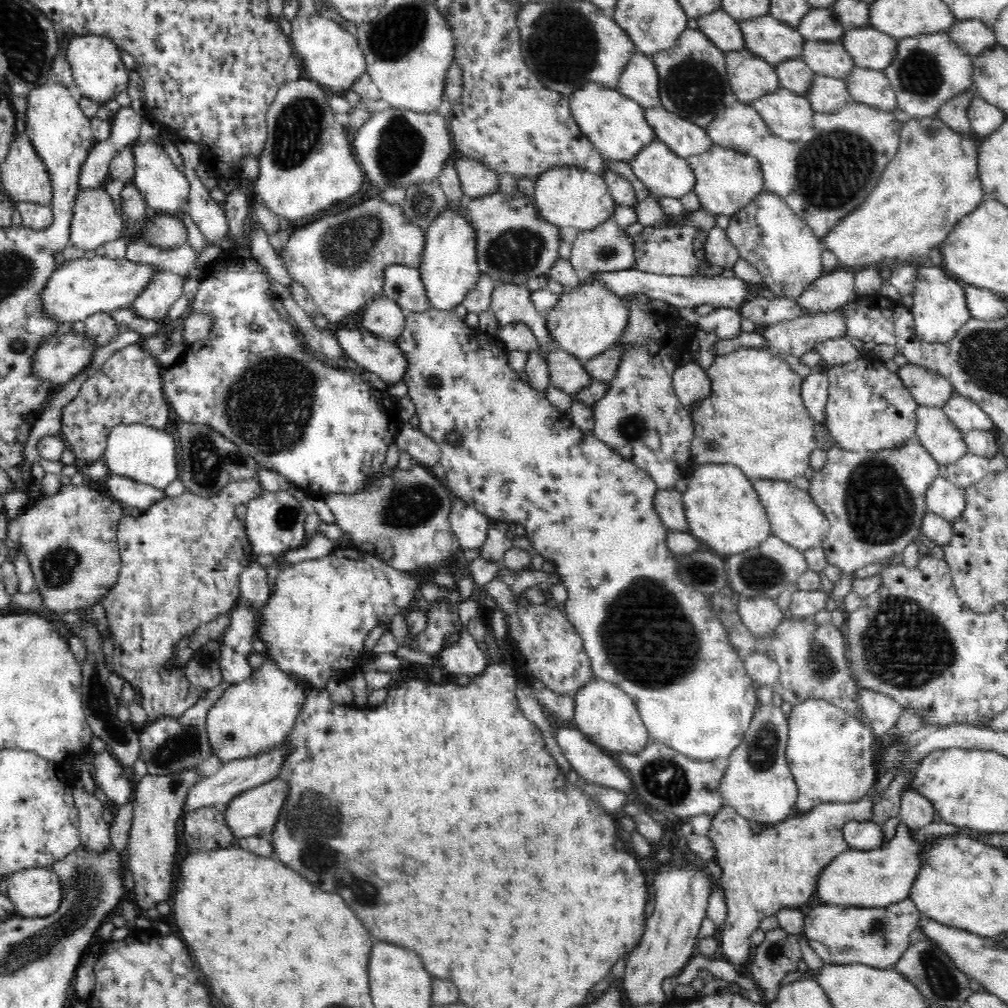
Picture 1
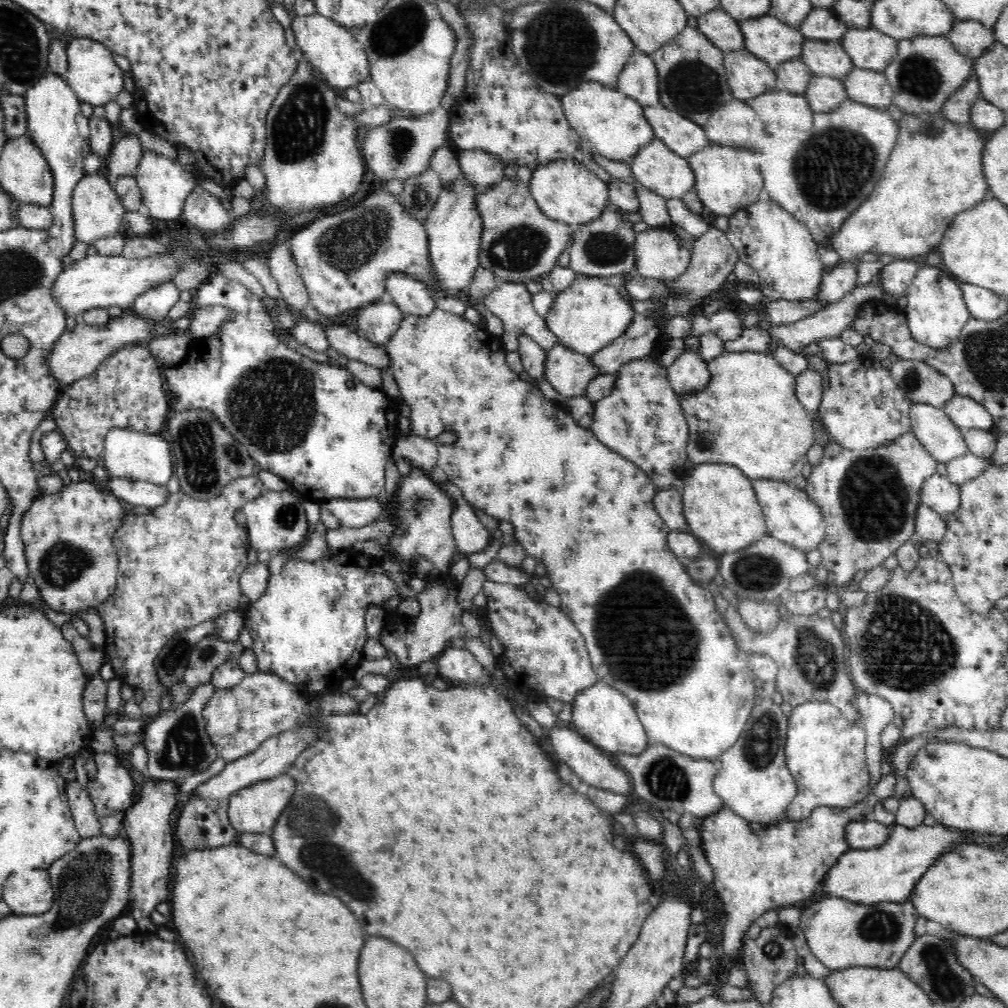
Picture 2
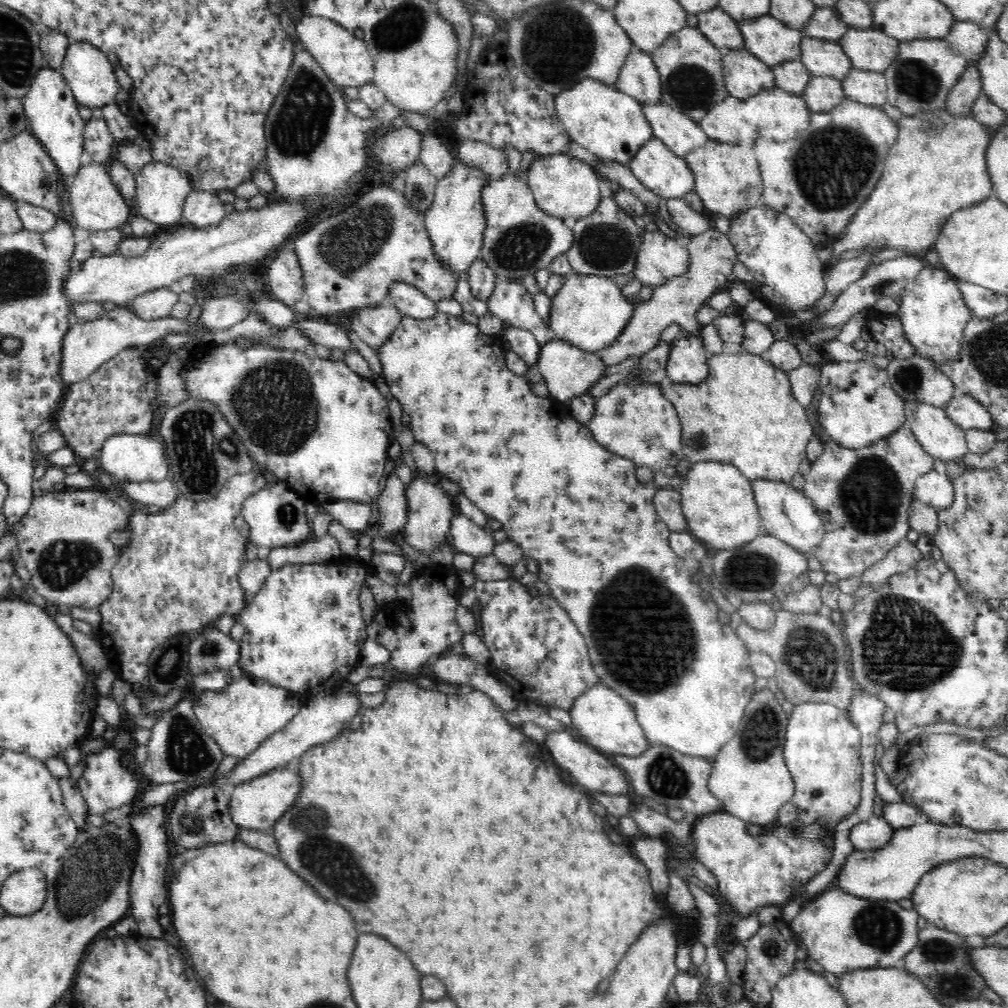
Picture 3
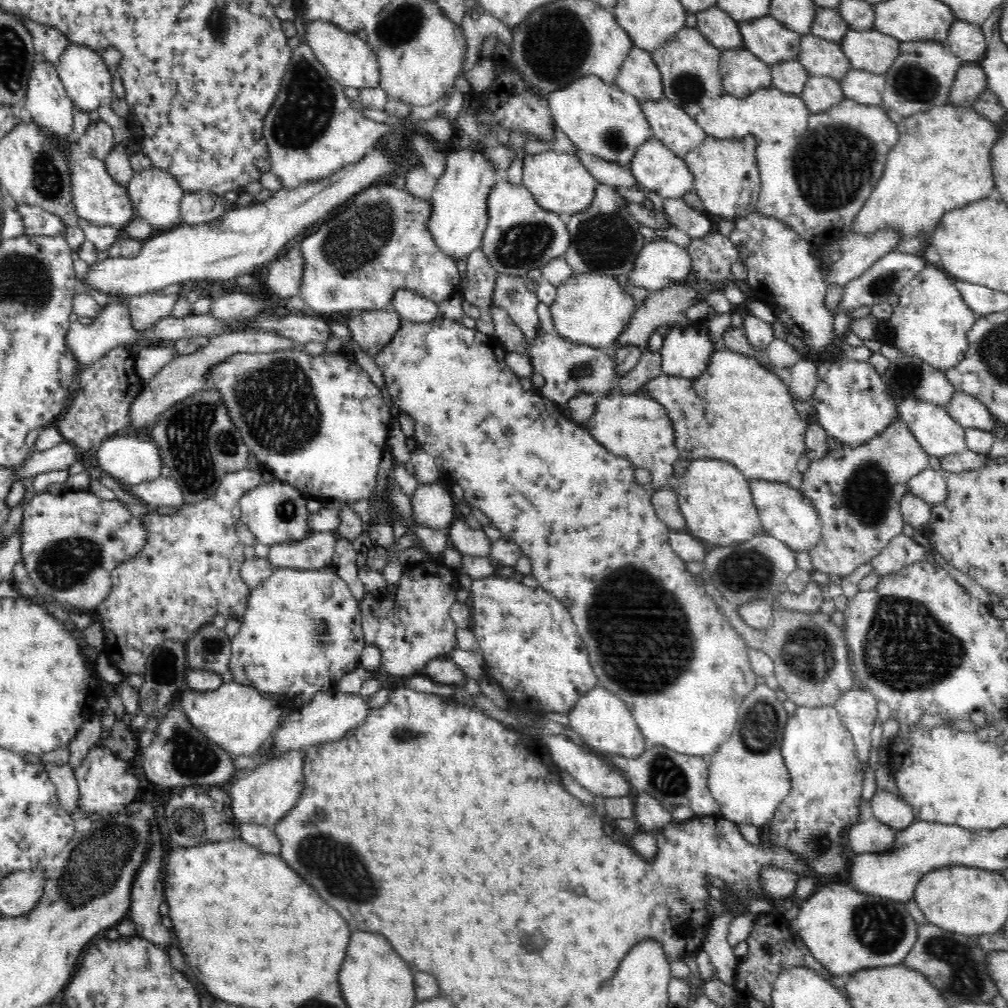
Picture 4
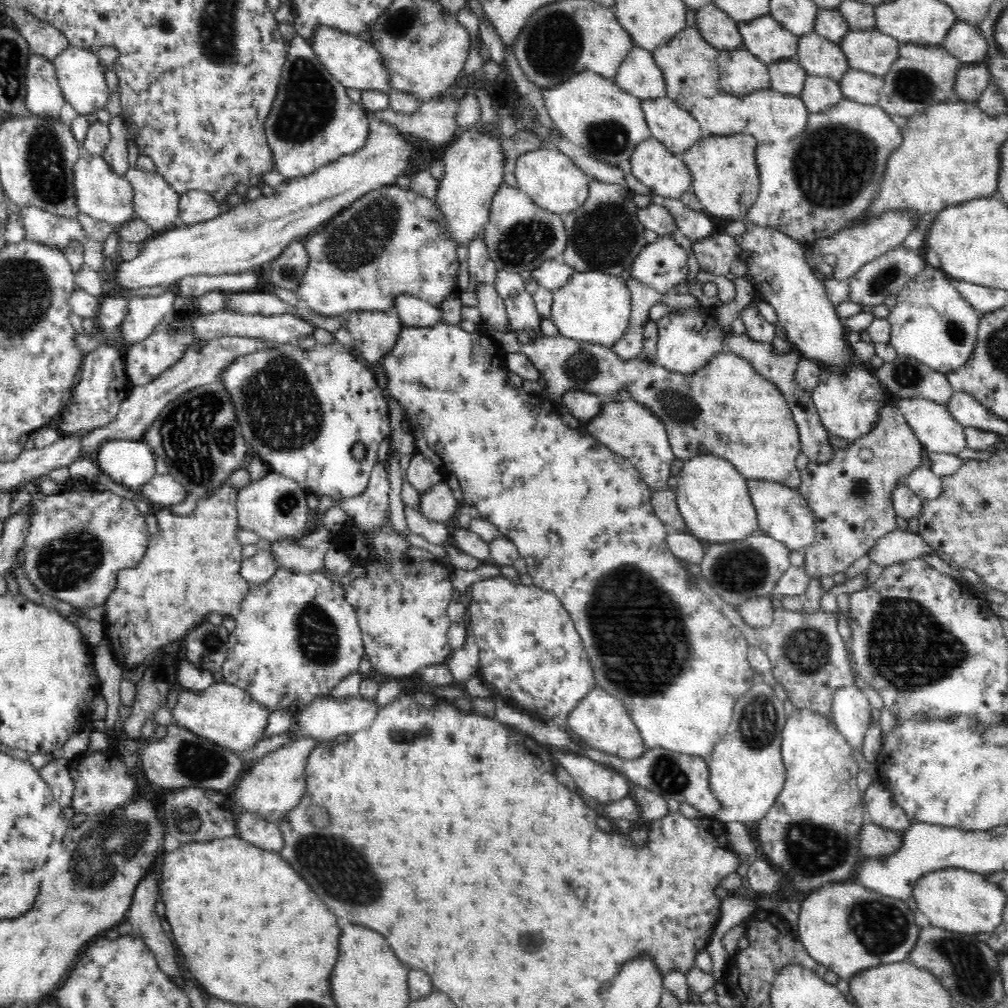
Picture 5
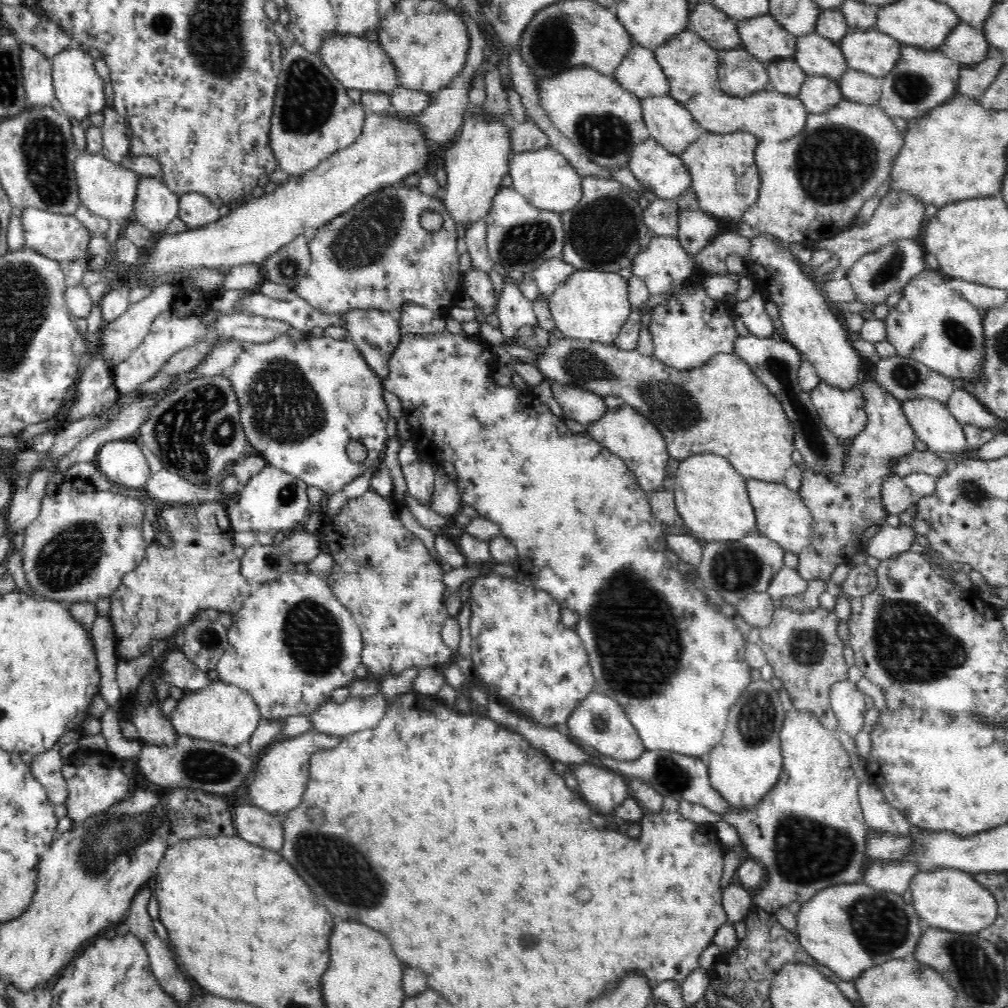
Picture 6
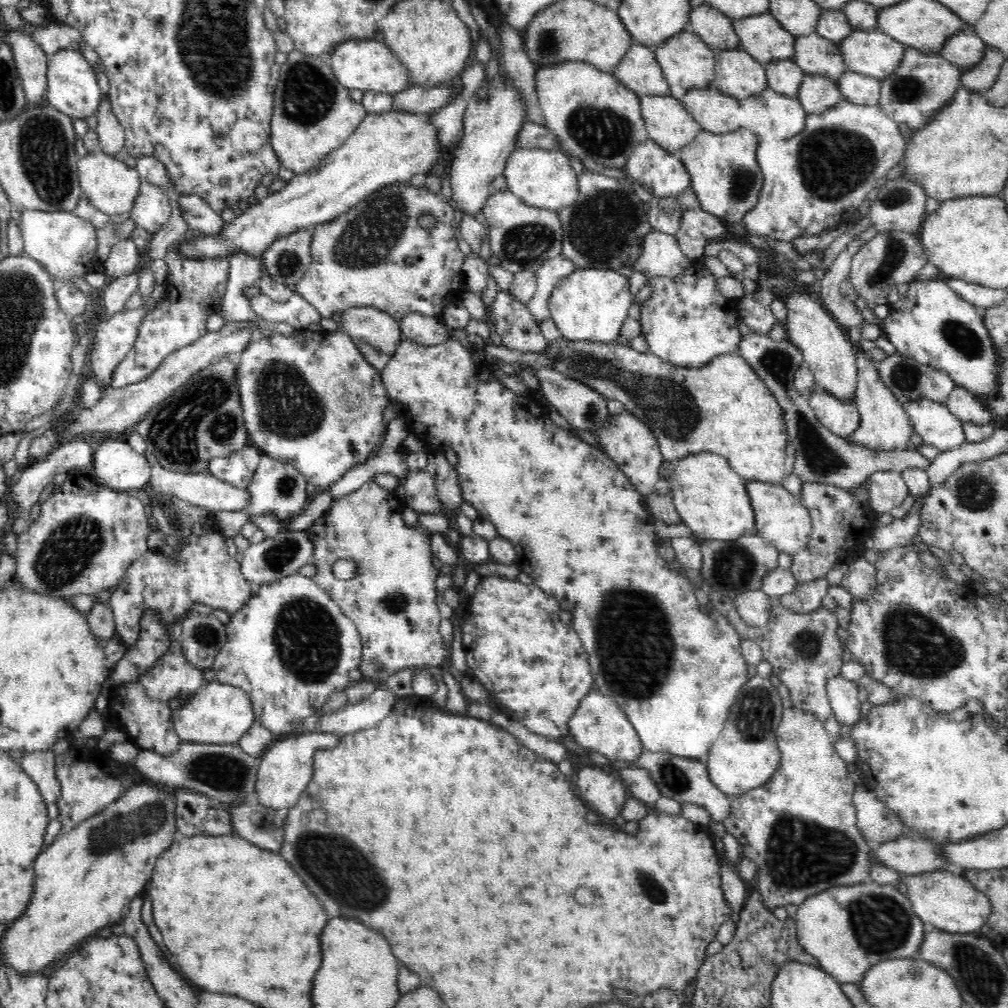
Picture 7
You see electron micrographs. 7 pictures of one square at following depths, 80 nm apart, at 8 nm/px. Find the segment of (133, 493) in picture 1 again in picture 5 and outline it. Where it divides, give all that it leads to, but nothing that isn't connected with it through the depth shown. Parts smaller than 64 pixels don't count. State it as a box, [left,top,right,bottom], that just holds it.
[138,474,186,507]

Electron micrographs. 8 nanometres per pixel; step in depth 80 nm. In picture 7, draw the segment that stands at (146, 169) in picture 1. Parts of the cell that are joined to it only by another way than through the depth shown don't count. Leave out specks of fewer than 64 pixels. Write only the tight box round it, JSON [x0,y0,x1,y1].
[129,181,172,236]

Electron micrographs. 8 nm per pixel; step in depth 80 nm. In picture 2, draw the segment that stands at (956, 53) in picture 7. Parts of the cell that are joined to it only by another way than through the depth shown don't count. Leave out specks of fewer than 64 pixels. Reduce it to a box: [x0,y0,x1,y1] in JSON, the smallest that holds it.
[946,21,996,60]

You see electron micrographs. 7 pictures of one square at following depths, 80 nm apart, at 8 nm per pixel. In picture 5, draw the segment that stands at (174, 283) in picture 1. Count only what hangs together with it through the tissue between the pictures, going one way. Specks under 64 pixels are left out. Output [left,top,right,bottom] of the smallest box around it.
[122,288,177,348]

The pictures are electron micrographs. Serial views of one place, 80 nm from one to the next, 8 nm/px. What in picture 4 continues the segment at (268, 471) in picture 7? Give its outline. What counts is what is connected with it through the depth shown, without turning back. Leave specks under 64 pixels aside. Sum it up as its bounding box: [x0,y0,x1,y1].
[239,477,310,546]

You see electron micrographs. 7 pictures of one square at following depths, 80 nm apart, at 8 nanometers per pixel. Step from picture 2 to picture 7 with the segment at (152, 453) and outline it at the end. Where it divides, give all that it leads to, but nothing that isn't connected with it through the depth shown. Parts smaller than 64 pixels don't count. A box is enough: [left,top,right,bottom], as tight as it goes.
[91,439,151,493]

